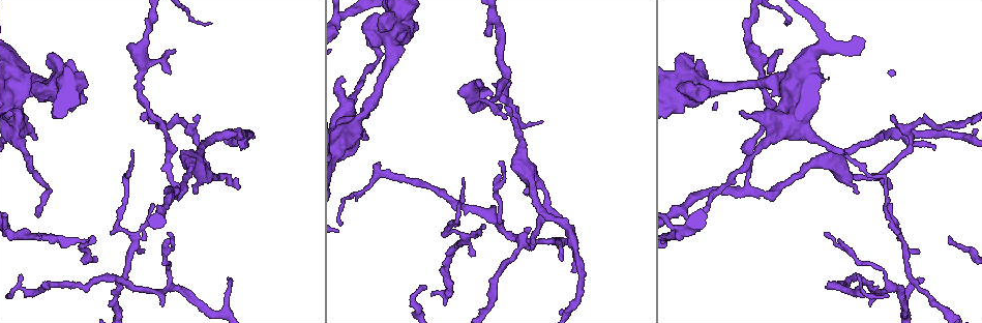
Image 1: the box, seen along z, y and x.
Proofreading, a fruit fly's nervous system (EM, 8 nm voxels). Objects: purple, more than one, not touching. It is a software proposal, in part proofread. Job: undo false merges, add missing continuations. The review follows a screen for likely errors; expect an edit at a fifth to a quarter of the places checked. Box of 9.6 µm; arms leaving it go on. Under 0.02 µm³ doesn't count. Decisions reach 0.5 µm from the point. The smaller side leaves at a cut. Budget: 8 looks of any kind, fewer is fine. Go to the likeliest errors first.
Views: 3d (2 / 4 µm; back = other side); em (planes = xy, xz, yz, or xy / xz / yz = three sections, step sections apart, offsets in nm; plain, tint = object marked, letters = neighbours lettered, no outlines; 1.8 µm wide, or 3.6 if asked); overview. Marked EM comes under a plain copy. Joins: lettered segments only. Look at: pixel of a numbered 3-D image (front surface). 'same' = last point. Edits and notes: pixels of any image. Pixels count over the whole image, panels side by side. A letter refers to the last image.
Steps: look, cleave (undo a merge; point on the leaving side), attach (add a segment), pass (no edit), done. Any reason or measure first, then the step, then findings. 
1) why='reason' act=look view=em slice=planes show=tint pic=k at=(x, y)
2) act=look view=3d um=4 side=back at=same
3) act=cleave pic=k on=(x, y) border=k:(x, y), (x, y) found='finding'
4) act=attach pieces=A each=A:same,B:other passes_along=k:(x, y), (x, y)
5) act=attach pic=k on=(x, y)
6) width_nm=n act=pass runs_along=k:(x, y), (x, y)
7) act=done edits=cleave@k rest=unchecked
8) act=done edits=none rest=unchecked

why='calibre changes' act=look view=em um=3.6 slice=planes show=letters pic=1 at=(23, 82)

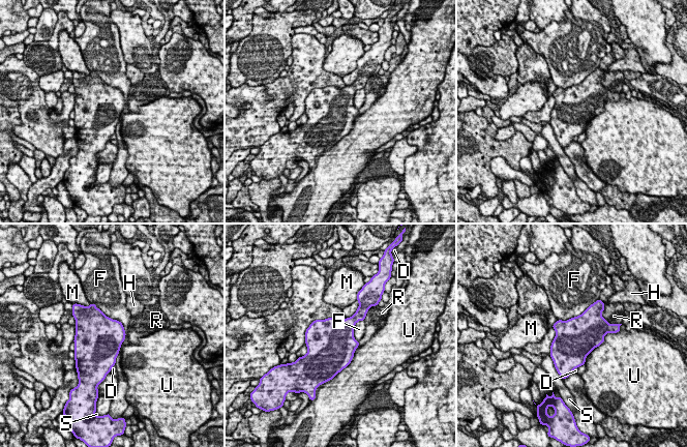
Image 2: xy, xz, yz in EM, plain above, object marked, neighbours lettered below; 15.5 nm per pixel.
act=pass each=D:other,F:other,H:other,M:other,R:other,S:other,U:other border=2:(95, 306), (122, 324), (115, 364) found='continuous, no second neuron'

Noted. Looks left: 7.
why='an open end' act=look view=3d um=2 pic=1 at=(561, 260)

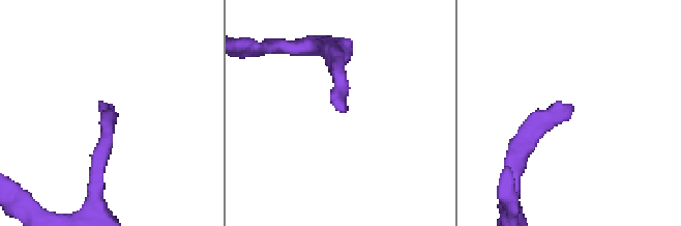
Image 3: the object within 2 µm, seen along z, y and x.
act=look view=em slice=planes show=letters pic=3 at=(570, 108)

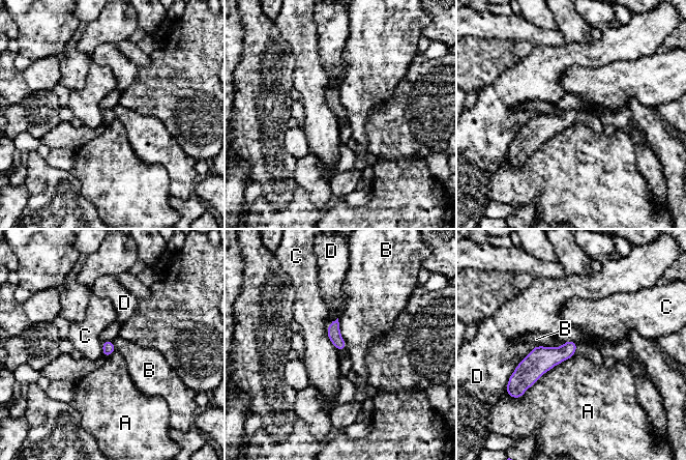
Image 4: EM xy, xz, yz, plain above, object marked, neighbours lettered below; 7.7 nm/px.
act=pass each=A:other,B:other,C:other,D:other found='no lettered segment goes on from it'

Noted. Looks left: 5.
why='thin end' act=look view=em slice=planes show=letters pic=1 at=(38, 216)

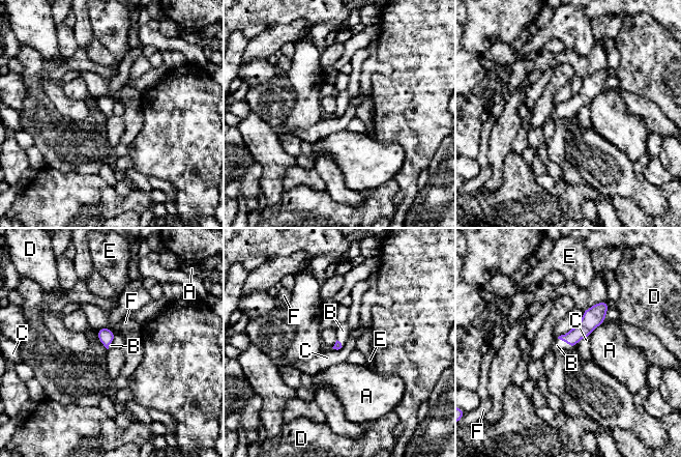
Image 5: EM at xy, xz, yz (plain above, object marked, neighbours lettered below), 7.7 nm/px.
act=attach pieces=B each=A:other,B:same,C:other,D:other,E:other,F:other passes_along=5:(590, 321), (565, 342), (557, 345) found='the neuron continues'

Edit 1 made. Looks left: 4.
why='long arm stops here' act=look view=em slice=xz step=4 show=letters pic=1 at=(170, 235)

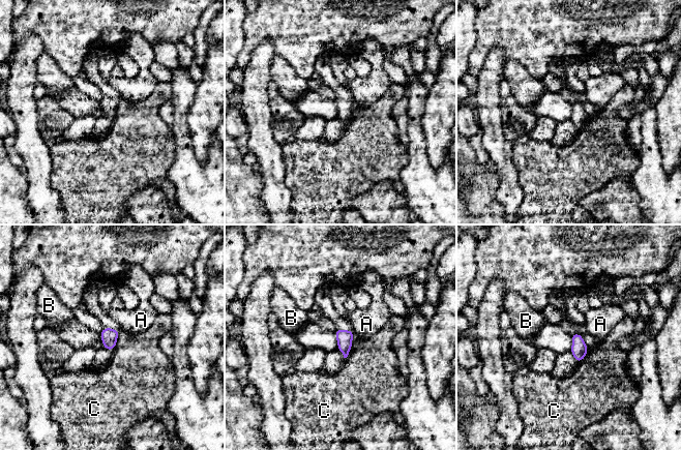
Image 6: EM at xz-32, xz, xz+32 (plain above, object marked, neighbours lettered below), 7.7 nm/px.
longest_contact=C:220nm act=pass each=A:other,B:other,C:other border=6:(354, 333), (352, 348), (345, 358) found='none of them fits'

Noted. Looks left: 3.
act=done edits=attach@5 rest=unchecked

